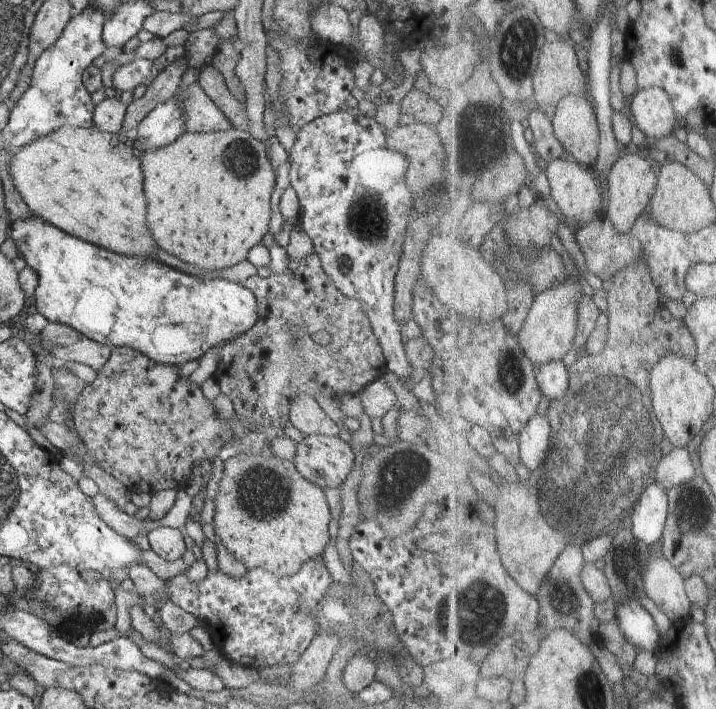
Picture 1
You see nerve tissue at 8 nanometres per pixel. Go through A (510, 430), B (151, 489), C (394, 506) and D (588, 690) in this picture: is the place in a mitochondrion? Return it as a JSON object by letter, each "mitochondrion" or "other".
{"A":"other","B":"other","C":"mitochondrion","D":"mitochondrion"}

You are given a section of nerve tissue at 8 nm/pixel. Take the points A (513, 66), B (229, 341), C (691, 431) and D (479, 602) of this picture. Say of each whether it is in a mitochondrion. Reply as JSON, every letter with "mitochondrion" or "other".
{"A":"other","B":"other","C":"other","D":"mitochondrion"}

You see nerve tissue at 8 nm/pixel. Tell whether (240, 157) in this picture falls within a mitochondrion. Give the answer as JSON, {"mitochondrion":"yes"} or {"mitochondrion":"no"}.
{"mitochondrion":"yes"}

